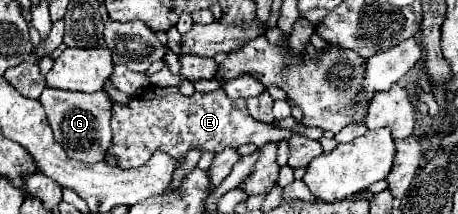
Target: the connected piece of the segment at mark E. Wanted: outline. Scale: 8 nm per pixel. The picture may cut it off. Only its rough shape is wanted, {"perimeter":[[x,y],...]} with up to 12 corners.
{"perimeter":[[151,86],[115,104],[109,154],[123,168],[155,150],[221,152],[289,140],[221,88]]}

